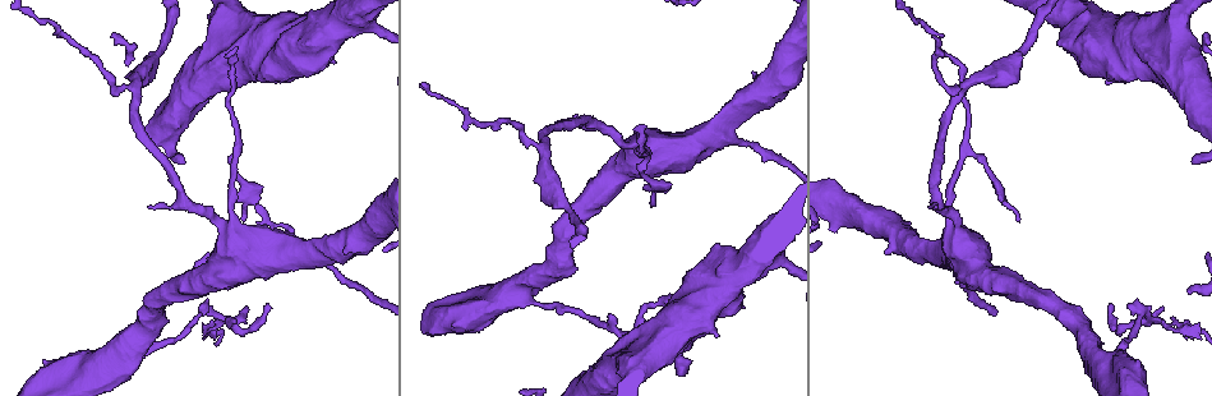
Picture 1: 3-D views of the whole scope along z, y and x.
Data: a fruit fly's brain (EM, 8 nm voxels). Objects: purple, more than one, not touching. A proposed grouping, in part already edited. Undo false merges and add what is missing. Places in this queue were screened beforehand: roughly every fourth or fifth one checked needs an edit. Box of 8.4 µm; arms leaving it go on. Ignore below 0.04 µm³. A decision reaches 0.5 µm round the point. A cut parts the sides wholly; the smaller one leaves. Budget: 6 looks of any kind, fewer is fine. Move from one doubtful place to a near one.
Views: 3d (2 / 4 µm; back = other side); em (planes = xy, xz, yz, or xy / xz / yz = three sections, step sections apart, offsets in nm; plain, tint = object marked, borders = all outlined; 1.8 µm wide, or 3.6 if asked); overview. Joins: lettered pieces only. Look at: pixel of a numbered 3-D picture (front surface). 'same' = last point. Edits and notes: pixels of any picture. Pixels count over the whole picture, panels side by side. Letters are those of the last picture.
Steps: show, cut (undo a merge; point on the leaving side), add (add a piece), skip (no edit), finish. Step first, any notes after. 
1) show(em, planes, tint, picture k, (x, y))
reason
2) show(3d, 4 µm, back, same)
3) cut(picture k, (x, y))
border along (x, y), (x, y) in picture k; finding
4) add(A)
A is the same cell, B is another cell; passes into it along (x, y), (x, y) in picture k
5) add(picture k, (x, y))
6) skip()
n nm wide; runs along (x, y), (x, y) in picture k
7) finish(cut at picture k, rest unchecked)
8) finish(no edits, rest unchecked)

show(em, planes, borders, picture 1, (149, 206))
thin end

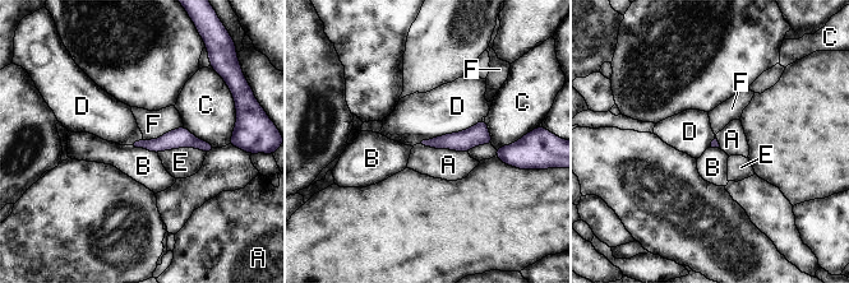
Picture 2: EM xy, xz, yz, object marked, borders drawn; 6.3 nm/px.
skip()
A, B, C, D, E and F are other cells; runs along (138, 144), (194, 142), (210, 147) in picture 2; no lettered piece goes on from it

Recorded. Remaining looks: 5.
show(3d, 4 µm, picture 1, (963, 153))
abrupt turn

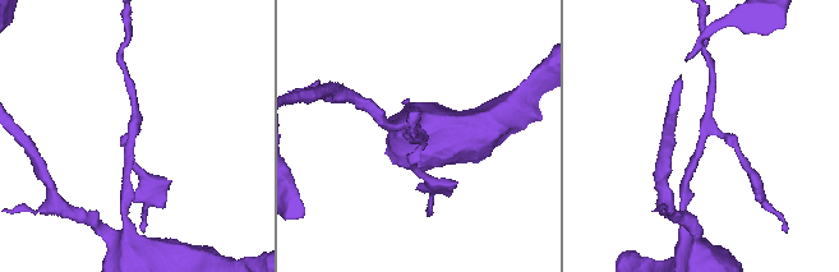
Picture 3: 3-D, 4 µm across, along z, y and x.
show(em, planes, borders, picture 3, (705, 130))
shape alone is not enough

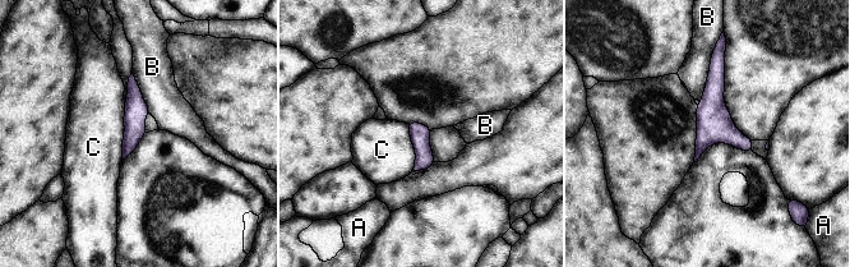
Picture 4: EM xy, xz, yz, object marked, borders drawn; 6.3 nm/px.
skip()
120 nm wide; A, B and C are other cells; runs along (721, 59), (712, 127), (698, 152) in picture 4; one neuron here

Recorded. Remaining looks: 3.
show(em, planes, plain, picture 1, (559, 202))
thick turns thin

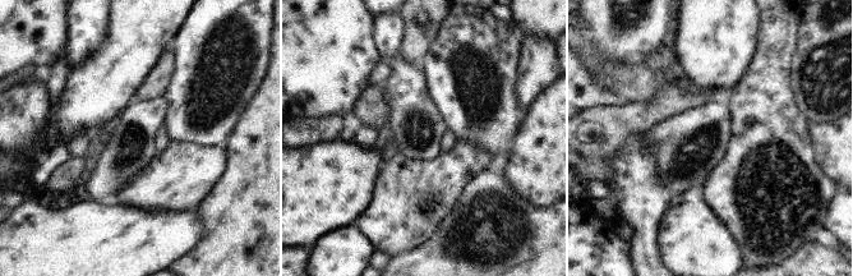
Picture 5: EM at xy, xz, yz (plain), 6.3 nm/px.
show(em, planes, borders, same)

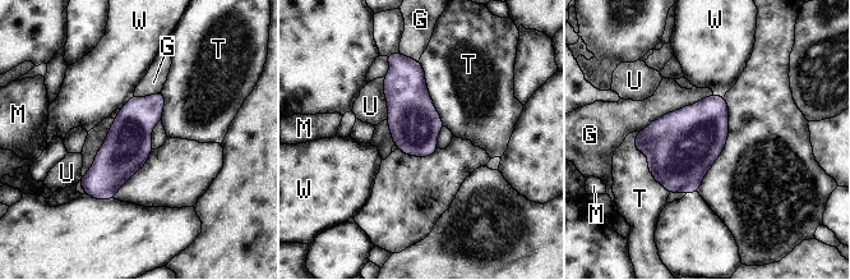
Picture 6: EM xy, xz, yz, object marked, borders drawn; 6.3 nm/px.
skip()
280 nm wide; G, M, T, U and W are other cells; all the same neuron

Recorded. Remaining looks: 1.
finish(no edits, rest unchecked)

